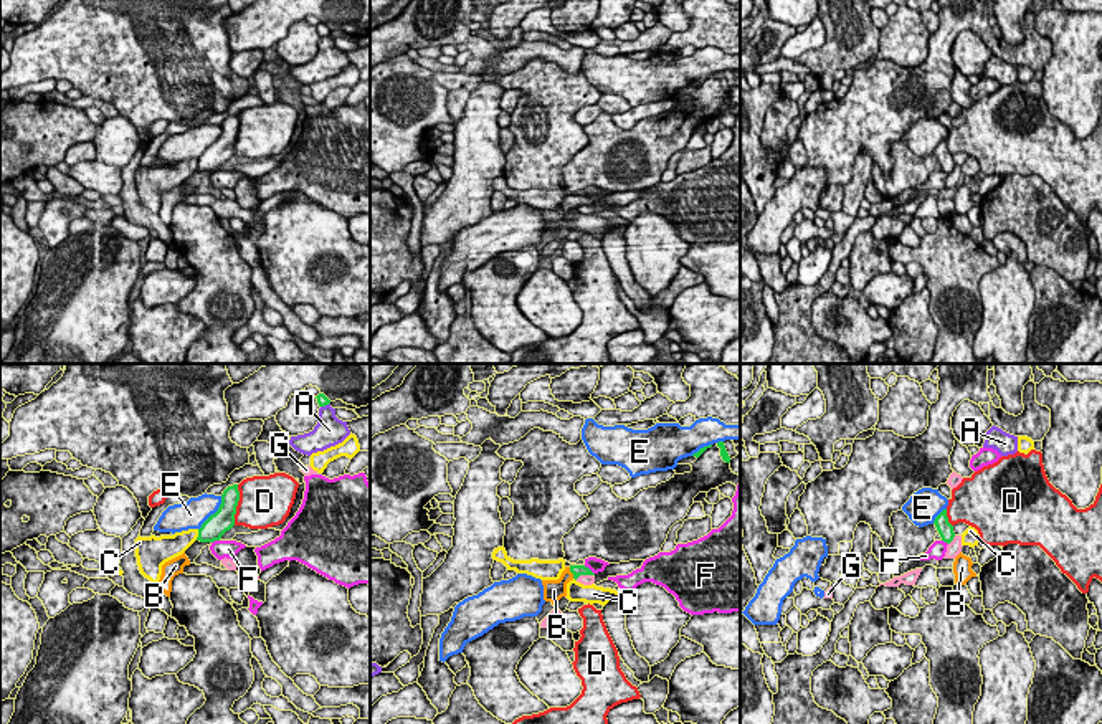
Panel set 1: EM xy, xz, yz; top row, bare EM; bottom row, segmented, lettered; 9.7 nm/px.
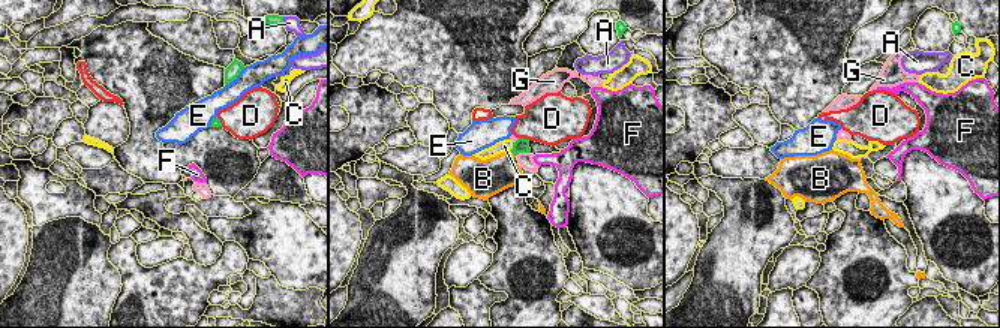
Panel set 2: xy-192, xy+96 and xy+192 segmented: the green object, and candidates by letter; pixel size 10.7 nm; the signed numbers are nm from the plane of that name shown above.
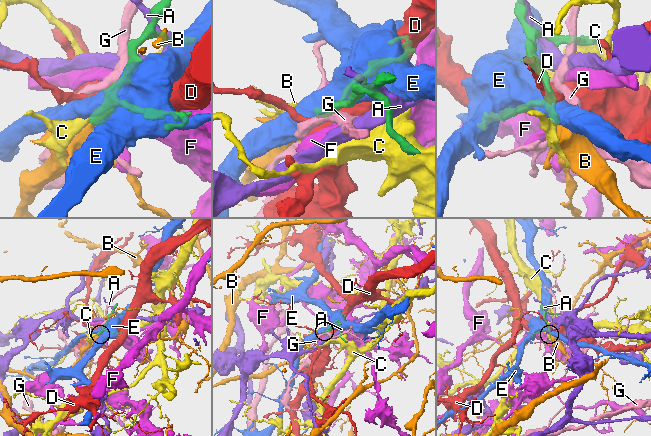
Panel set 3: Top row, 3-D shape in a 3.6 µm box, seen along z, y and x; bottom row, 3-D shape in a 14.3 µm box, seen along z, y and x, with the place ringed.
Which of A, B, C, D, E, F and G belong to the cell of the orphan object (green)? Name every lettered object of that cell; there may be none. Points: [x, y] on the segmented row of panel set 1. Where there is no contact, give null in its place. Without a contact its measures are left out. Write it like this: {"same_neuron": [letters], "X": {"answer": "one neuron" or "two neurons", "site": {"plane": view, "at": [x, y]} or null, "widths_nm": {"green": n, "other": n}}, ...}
{"same_neuron": ["B"], "A": {"answer": "two neurons", "site": {"plane": "xy", "at": [324, 405]}, "widths_nm": {"green": 120, "other": 280}}, "B": {"answer": "one neuron", "site": {"plane": "xz", "at": [570, 571]}, "widths_nm": {"green": 120, "other": 200}}, "C": {"answer": "two neurons", "site": {"plane": "xy", "at": [199, 534]}, "widths_nm": {"green": 220, "other": 200}}, "D": {"answer": "two neurons", "site": {"plane": "xy", "at": [237, 504]}, "widths_nm": {"green": 220, "other": 460}}, "E": {"answer": "two neurons", "site": {"plane": "xy", "at": [215, 513]}, "widths_nm": {"green": 220, "other": 280}}, "F": {"answer": "two neurons", "site": {"plane": "xz", "at": [588, 569]}, "widths_nm": {"green": 120, "other": 140}}, "G": {"answer": "two neurons", "site": {"plane": "yz", "at": [952, 539]}, "widths_nm": {"green": 160, "other": 140}}}

